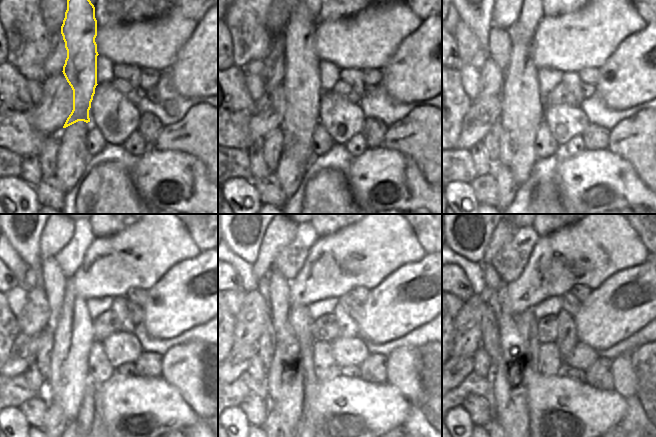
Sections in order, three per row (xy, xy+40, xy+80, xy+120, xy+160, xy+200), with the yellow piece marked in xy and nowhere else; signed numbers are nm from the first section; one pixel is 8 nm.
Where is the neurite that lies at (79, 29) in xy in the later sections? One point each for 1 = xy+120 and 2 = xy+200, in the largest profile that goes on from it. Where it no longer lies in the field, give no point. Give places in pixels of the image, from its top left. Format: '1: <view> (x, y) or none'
1: xy+120 (72, 327)
2: xy+200 (511, 411)

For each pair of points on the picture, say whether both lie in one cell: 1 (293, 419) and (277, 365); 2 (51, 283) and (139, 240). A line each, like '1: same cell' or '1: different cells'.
1: same cell
2: different cells

